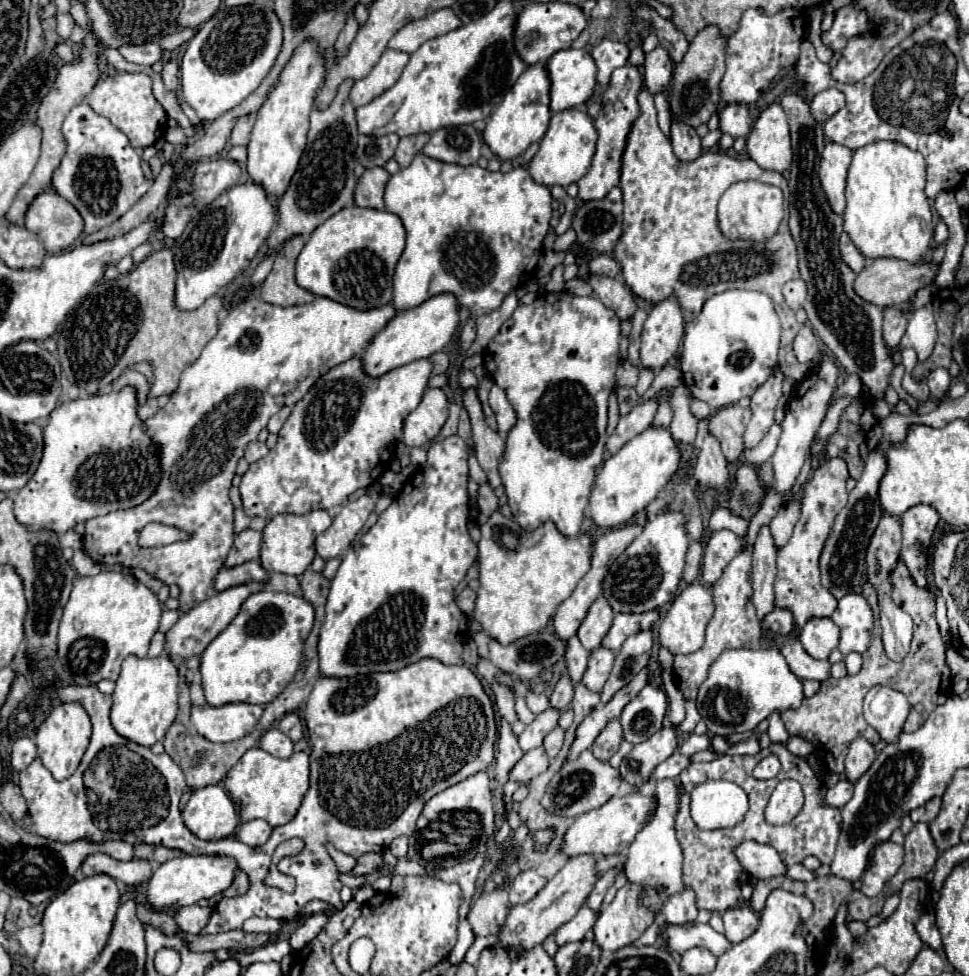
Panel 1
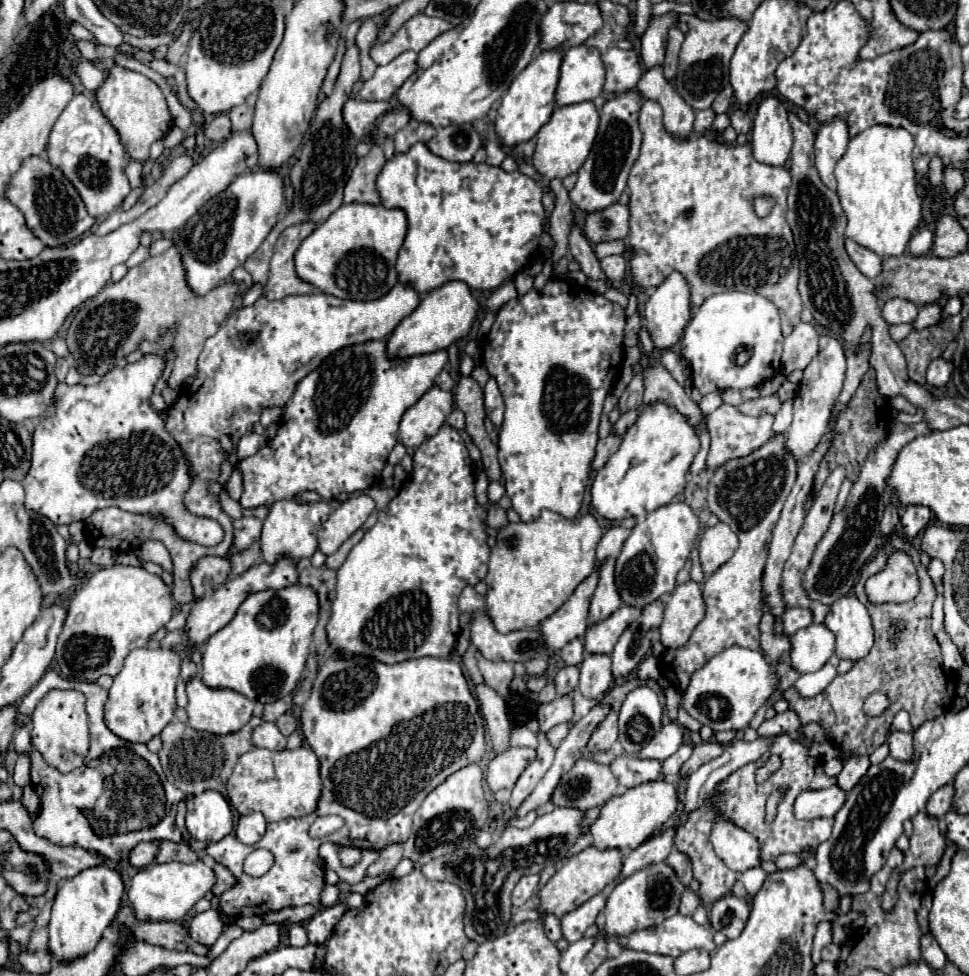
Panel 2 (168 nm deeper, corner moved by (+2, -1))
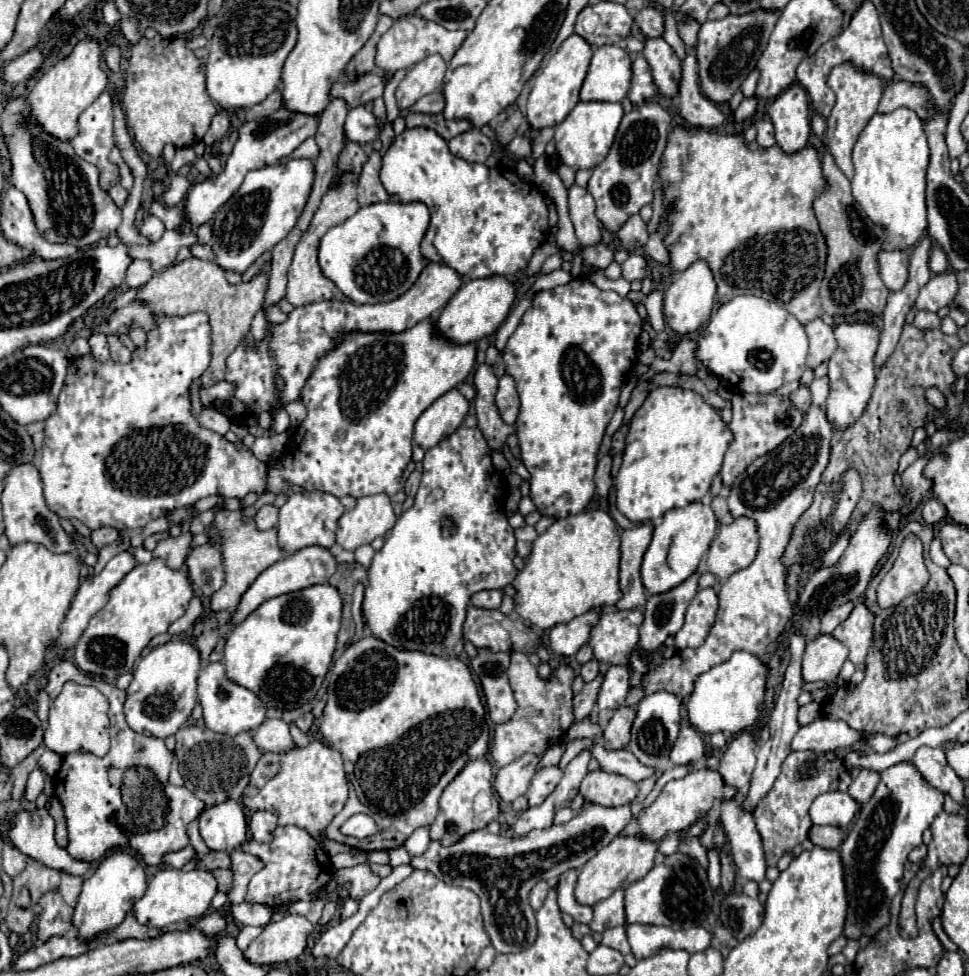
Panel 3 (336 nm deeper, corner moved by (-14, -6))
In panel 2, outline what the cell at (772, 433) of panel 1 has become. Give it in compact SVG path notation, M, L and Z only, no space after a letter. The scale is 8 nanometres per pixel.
M794 399L784 401L782 409L776 413L776 421L774 421L774 433L784 433L784 431L790 427L790 423L792 423L792 403L794 403Z

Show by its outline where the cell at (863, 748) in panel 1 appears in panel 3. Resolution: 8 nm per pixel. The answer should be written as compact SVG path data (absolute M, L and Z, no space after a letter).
M860 770L858 778L850 784L848 788L848 794L858 802L858 804L864 804L868 802L868 798L874 794L876 786L880 782L880 774L876 770Z

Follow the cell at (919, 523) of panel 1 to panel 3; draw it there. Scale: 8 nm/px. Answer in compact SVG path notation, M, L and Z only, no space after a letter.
M930 498L930 500L924 502L924 506L922 506L922 520L924 520L924 524L934 526L944 516L946 516L946 510L944 510L944 506L940 502L936 502L936 498Z

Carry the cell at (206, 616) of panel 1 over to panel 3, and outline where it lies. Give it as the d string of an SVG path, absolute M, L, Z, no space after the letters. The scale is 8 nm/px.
M308 546L308 548L302 548L294 554L288 554L284 556L280 562L272 564L270 568L266 568L254 582L252 586L242 594L242 600L240 604L236 606L236 610L232 612L232 620L230 624L240 624L246 616L250 616L262 602L274 598L274 596L282 596L282 594L288 594L288 592L298 592L302 588L308 588L308 586L314 586L314 584L326 584L328 578L334 574L336 570L336 560L332 558L332 554L326 550L326 548L320 548L320 546Z

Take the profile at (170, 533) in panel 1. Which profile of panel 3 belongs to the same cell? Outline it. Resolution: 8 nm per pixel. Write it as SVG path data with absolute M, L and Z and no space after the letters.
M194 312L194 314L188 314L184 318L158 318L158 328L152 330L152 334L148 334L148 346L144 350L136 350L132 354L130 364L120 364L120 362L114 362L114 360L98 364L92 356L82 356L82 358L72 360L70 368L68 368L64 388L62 388L60 398L58 398L58 408L46 420L46 428L44 428L46 436L44 436L44 446L42 446L40 476L42 476L42 484L44 484L46 506L52 512L56 512L60 518L80 520L90 530L98 530L102 526L112 526L118 532L126 532L126 530L132 530L132 528L144 528L150 520L156 520L156 518L164 516L164 512L168 512L172 508L188 508L204 496L224 494L224 496L242 500L250 492L262 494L266 490L268 464L260 462L248 448L236 450L236 446L232 442L228 442L224 436L220 436L212 430L200 428L194 414L192 414L192 410L190 410L188 386L196 378L200 378L200 374L208 368L208 362L210 362L210 326L208 326L208 316L204 312Z

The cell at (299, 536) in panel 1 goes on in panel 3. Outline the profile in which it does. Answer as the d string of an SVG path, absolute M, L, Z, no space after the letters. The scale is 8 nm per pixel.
M292 492L286 500L286 504L280 508L280 520L278 520L278 546L286 554L294 554L300 548L306 546L322 546L332 548L338 518L344 514L342 502L326 492L308 492L308 496L300 492Z

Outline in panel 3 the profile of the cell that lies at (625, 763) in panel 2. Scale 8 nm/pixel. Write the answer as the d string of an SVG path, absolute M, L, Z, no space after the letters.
M596 744L592 746L592 756L600 762L604 772L612 772L612 774L622 774L634 782L642 782L646 778L650 778L656 770L650 766L644 766L630 750L622 748L622 750L604 750L604 746Z

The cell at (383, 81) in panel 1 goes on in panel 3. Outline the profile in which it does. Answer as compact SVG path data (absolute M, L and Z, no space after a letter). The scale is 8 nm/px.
M438 54L428 56L414 68L410 68L396 88L398 108L408 108L422 96L440 90L444 72L446 72L446 62Z

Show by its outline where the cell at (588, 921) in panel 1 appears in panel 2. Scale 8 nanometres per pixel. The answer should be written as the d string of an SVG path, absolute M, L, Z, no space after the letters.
M598 893L598 895L594 895L592 899L588 899L586 903L582 903L580 907L576 907L574 911L566 913L566 915L562 917L562 933L564 933L564 937L566 937L570 943L582 939L584 931L586 931L590 925L594 925L596 917L598 917L598 913L604 909L604 905L606 905L606 895L604 895L604 893Z

